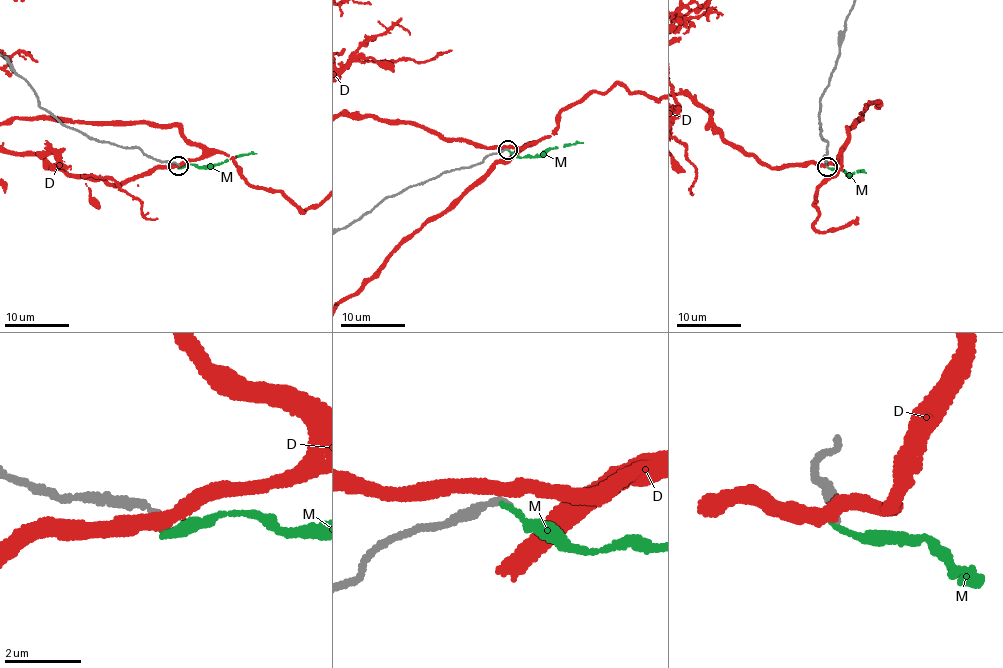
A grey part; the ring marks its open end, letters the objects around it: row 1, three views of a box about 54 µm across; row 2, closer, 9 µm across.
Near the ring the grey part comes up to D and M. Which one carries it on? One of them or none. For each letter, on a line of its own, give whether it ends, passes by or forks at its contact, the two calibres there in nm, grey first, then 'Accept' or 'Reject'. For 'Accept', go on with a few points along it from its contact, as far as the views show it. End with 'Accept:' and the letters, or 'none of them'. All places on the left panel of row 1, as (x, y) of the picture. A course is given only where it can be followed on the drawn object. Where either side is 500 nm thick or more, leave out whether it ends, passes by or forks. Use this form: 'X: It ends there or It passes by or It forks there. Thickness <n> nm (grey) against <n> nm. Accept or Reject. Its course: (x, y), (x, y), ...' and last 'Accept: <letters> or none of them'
D: It passes by. Thickness 240 nm (grey) against 360 nm. Reject
M: It ends there. Thickness 200 nm (grey) against 200 nm. Reject
Accept: none of them

